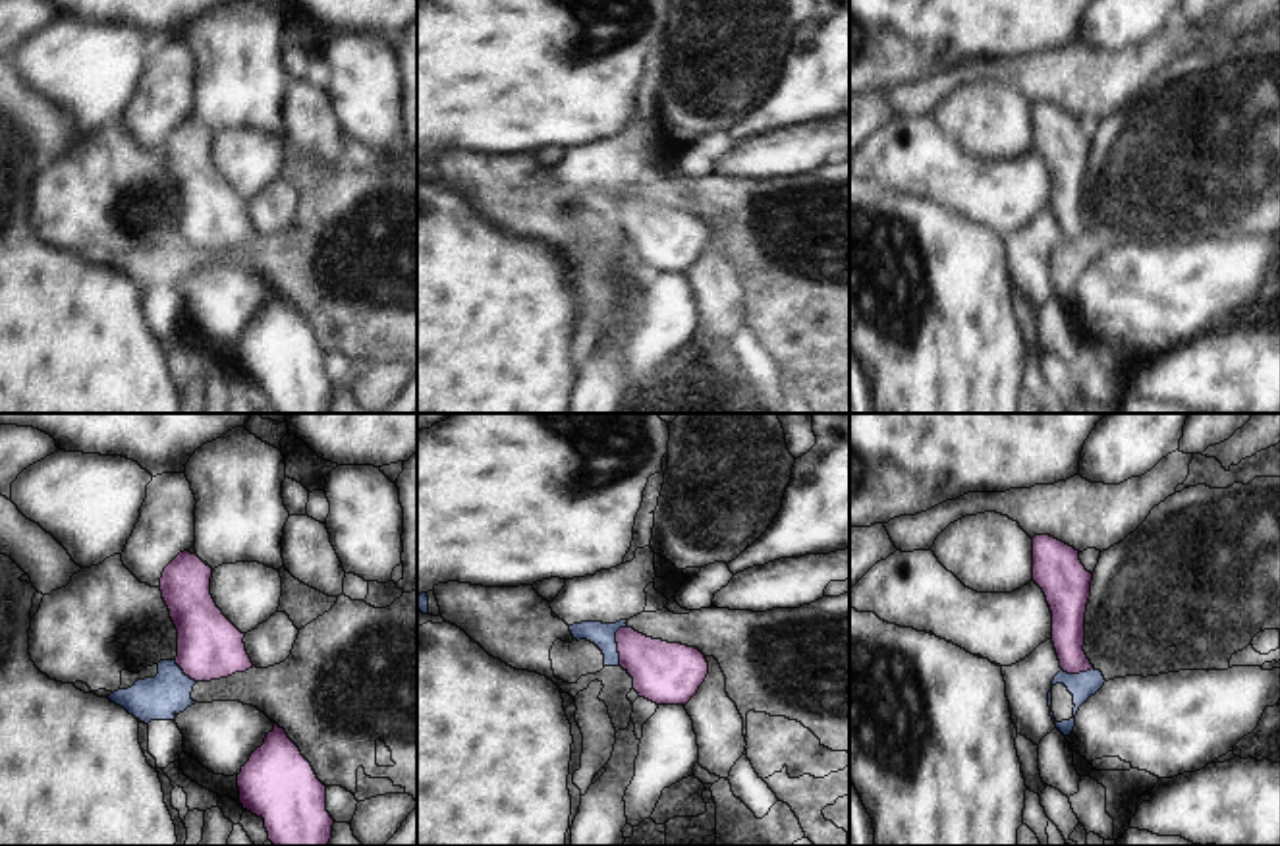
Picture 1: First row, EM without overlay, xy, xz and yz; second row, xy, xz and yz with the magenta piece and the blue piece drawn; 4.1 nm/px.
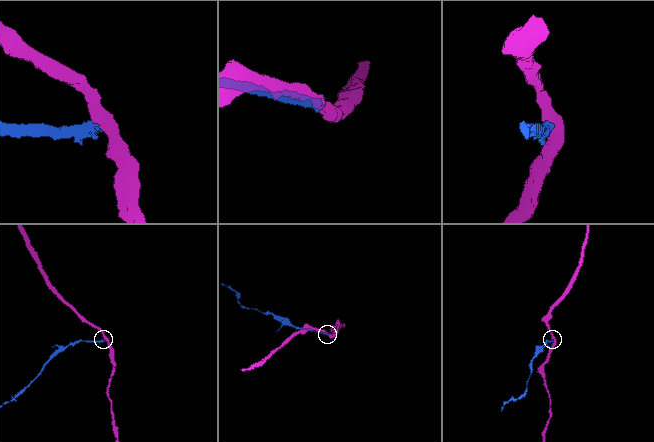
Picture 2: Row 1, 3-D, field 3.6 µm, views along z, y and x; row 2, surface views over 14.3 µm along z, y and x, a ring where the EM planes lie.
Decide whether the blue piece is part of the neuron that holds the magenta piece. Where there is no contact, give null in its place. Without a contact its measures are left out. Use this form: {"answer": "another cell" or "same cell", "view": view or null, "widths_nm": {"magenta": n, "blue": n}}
{"answer": "another cell", "view": "xz", "widths_nm": {"magenta": 260, "blue": 100}}

